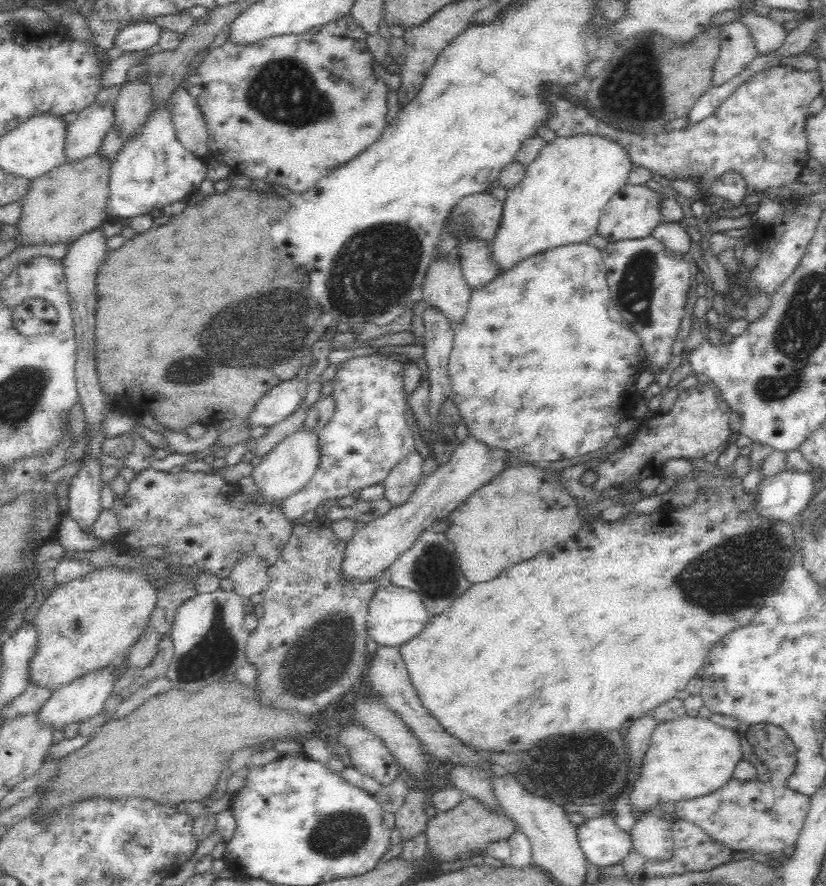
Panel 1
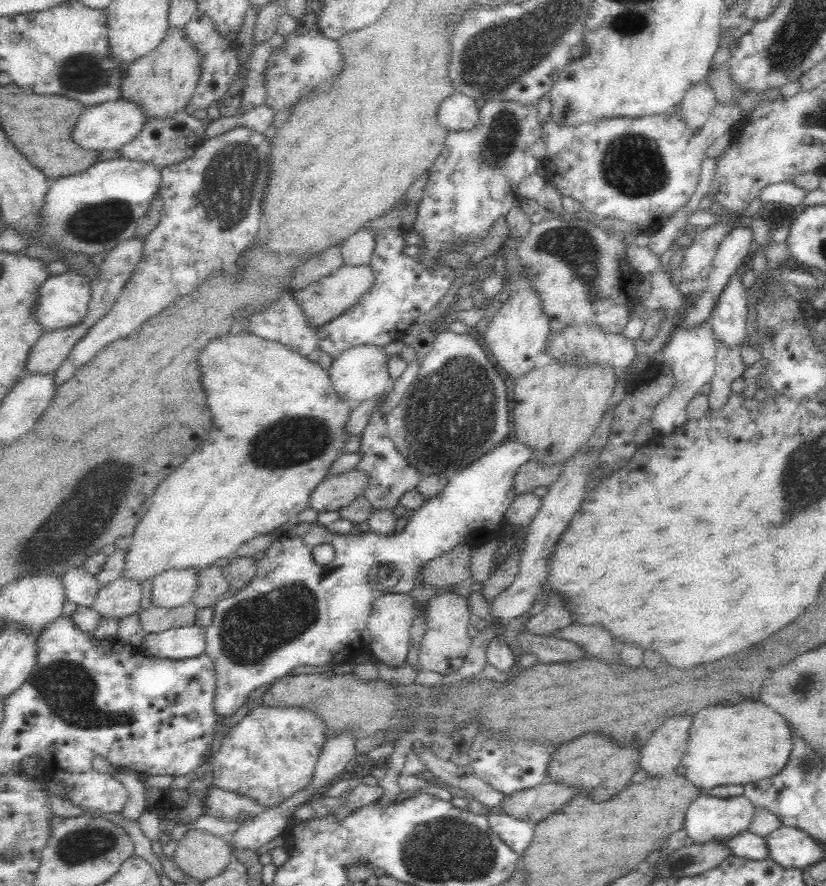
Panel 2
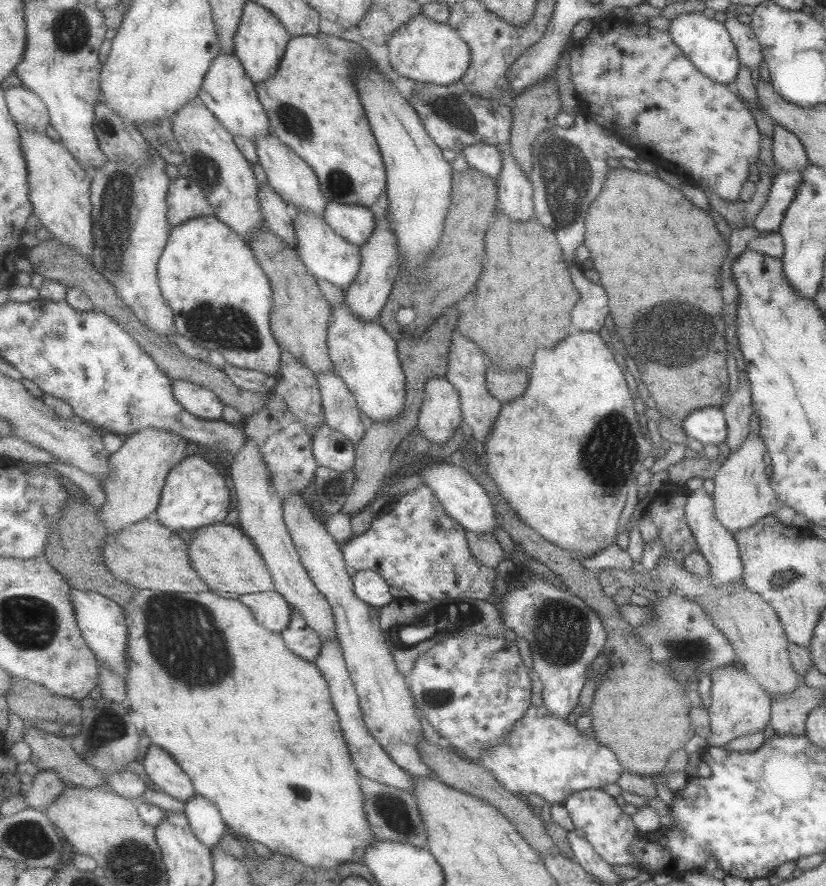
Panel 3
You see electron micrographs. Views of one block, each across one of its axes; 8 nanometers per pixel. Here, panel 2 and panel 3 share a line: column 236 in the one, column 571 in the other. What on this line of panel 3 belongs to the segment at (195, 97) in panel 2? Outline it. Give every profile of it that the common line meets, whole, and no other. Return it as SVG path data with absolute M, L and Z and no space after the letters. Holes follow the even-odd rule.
M607 16L605 19L592 22L592 26L586 36L576 41L576 46L572 50L570 69L578 92L579 109L587 118L598 123L605 130L611 130L613 134L617 135L629 146L633 148L635 146L635 150L639 150L639 154L643 158L647 158L647 160L653 160L653 156L655 158L657 156L659 158L667 158L665 162L660 162L663 170L676 174L695 187L706 188L706 190L710 190L723 200L733 201L734 204L740 203L737 197L739 192L741 192L743 183L747 180L749 165L756 165L758 162L760 135L755 120L751 117L751 113L749 113L748 108L739 96L731 92L726 85L707 78L693 66L693 63L685 56L685 53L681 52L681 49L670 39L668 31L649 27L647 24L640 25L639 23L636 24L614 18L613 16Z

